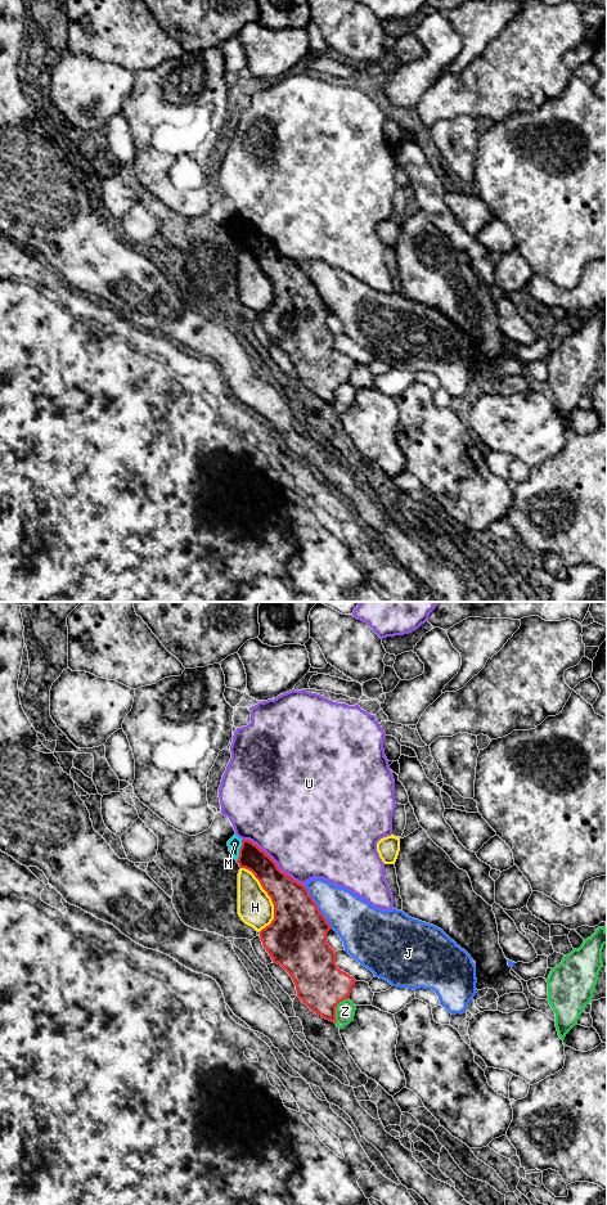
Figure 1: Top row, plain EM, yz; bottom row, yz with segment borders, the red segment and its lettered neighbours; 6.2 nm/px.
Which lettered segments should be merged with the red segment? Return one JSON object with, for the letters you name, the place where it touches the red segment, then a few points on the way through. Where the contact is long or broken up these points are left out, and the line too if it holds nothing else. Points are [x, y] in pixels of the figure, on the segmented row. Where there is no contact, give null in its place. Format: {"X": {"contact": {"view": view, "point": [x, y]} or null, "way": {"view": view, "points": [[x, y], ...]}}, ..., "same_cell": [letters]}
{"M": {"contact": {"view": "yz", "point": [239, 850]}, "way": {"view": "yz", "points": [[251, 857], [239, 850], [234, 844]]}}, "same_cell": ["M"]}

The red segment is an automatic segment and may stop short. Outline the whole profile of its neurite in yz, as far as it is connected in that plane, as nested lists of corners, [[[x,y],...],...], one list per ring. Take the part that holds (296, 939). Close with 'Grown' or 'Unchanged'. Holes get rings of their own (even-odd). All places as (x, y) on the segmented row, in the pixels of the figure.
[[[234,835],[228,841],[228,846],[239,867],[248,869],[255,874],[274,904],[274,920],[269,926],[260,931],[260,939],[264,948],[271,957],[273,962],[280,965],[289,974],[296,985],[297,997],[313,1012],[336,1024],[336,1007],[340,1002],[349,999],[351,988],[356,980],[349,974],[341,971],[336,965],[336,953],[327,941],[327,934],[332,929],[331,925],[318,909],[318,905],[309,895],[307,889],[294,881],[291,876],[282,872],[276,863],[256,844],[249,840],[242,840]]]. Grown

